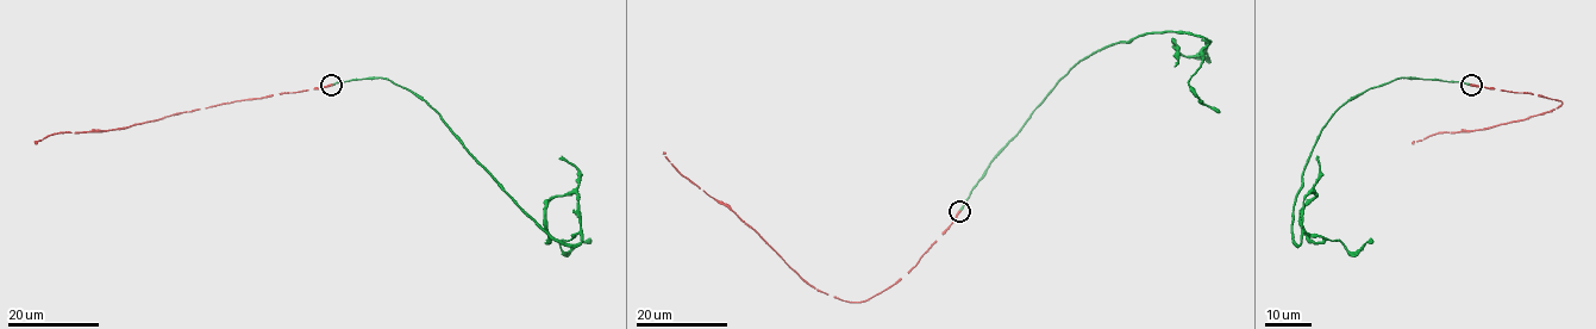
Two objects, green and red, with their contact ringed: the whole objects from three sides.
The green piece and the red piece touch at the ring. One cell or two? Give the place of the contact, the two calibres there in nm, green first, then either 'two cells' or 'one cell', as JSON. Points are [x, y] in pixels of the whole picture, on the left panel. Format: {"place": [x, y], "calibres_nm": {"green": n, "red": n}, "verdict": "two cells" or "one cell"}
{"place": [331, 85], "calibres_nm": {"green": 280, "red": 360}, "verdict": "one cell"}

